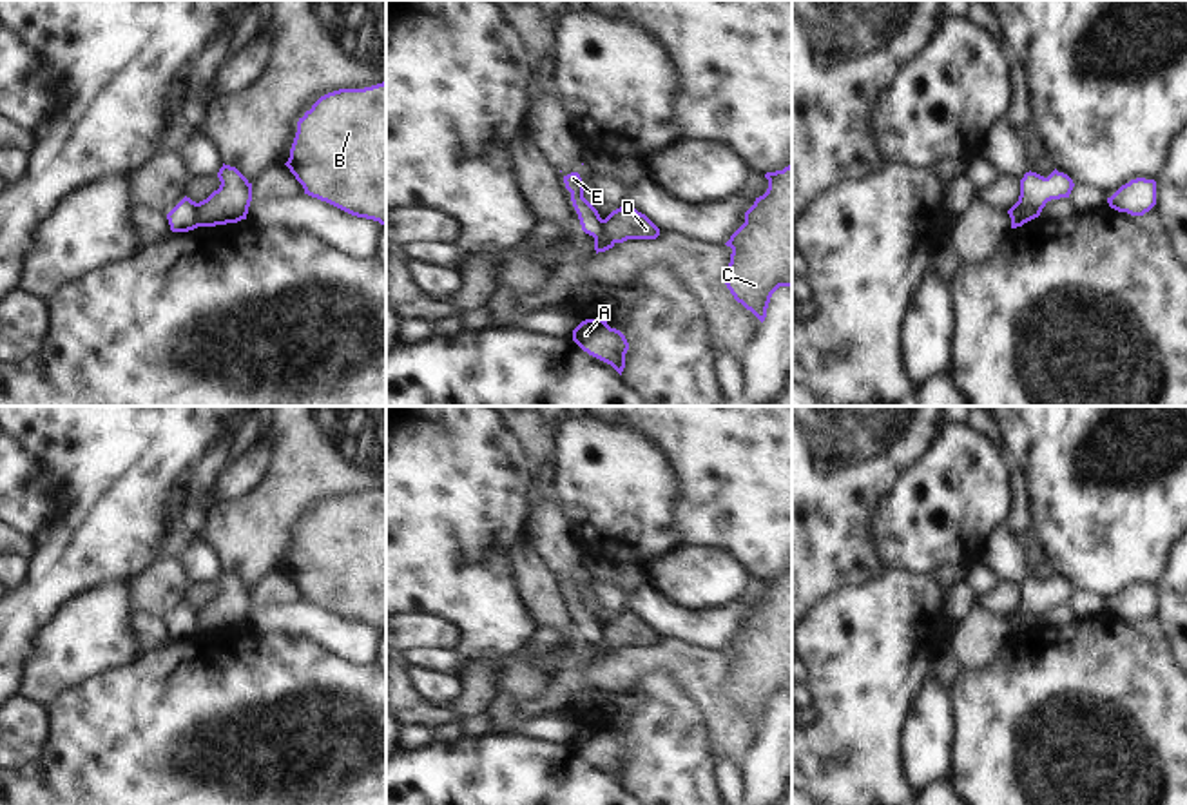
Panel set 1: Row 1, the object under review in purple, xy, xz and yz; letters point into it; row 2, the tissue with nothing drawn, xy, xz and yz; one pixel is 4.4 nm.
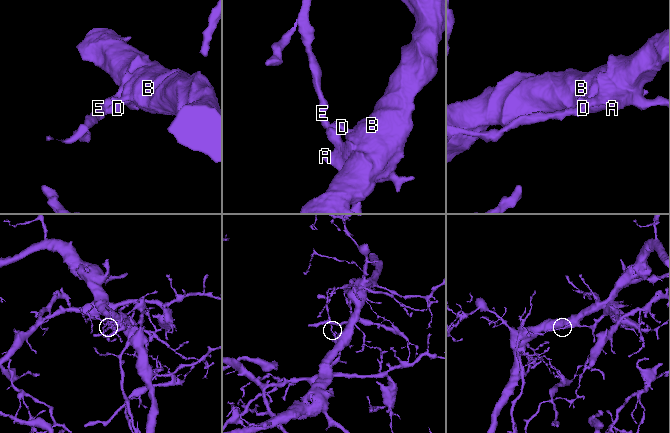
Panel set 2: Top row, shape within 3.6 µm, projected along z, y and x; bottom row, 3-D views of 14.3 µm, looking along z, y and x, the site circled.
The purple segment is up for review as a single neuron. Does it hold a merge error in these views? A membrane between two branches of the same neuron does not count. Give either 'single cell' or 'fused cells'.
fused cells

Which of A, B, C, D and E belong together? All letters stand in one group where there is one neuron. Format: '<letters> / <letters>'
A E / B C D

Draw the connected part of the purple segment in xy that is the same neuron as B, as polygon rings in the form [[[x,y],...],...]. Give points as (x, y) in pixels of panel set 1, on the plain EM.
[[[386,488],[321,502],[299,524],[285,571],[304,600],[386,633]]]

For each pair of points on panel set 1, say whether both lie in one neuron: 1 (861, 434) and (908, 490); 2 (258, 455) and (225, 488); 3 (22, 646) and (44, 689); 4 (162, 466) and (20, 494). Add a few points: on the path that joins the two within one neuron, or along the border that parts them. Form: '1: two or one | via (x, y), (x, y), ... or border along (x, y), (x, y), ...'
1: two | border along (928, 446), (872, 510)
2: one | via (250, 463), (232, 481)
3: two | border along (49, 620), (37, 639), (20, 693)
4: two | border along (29, 452), (44, 466), (58, 508), (42, 530)

